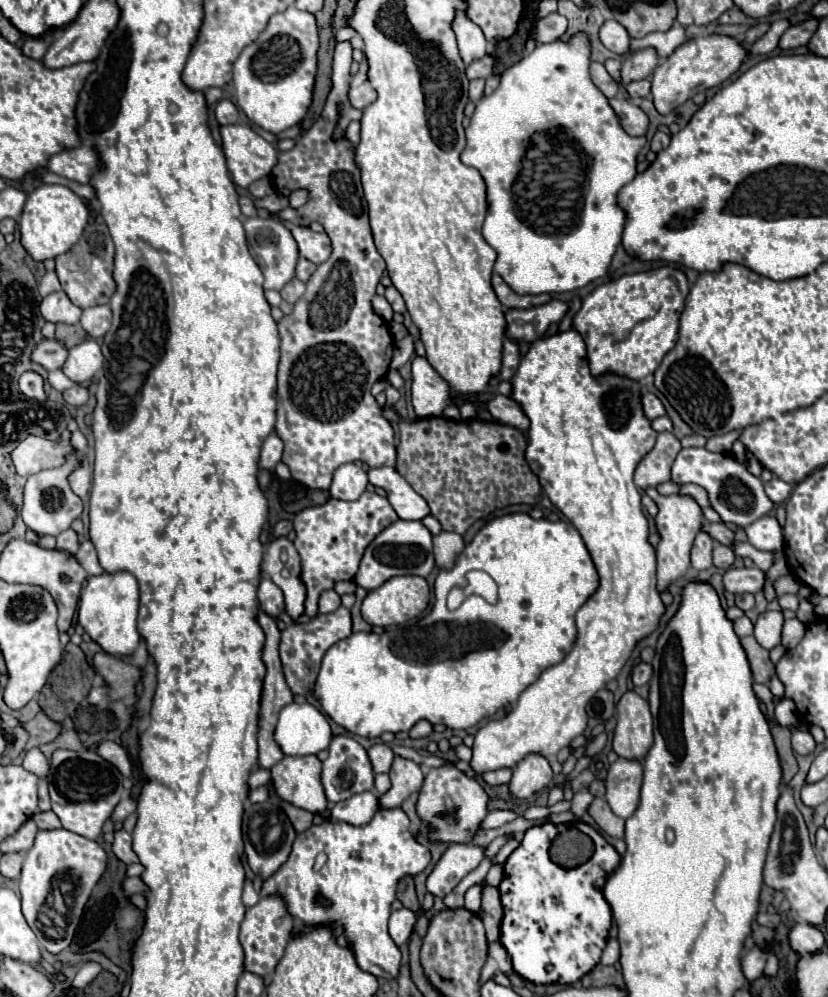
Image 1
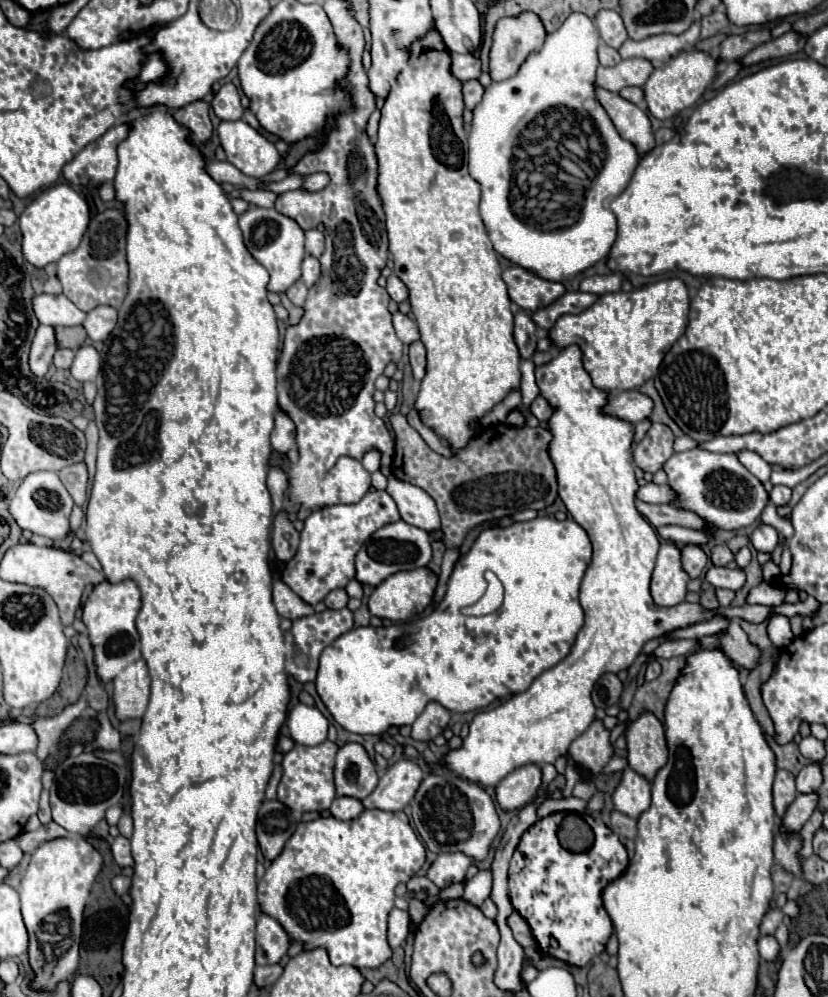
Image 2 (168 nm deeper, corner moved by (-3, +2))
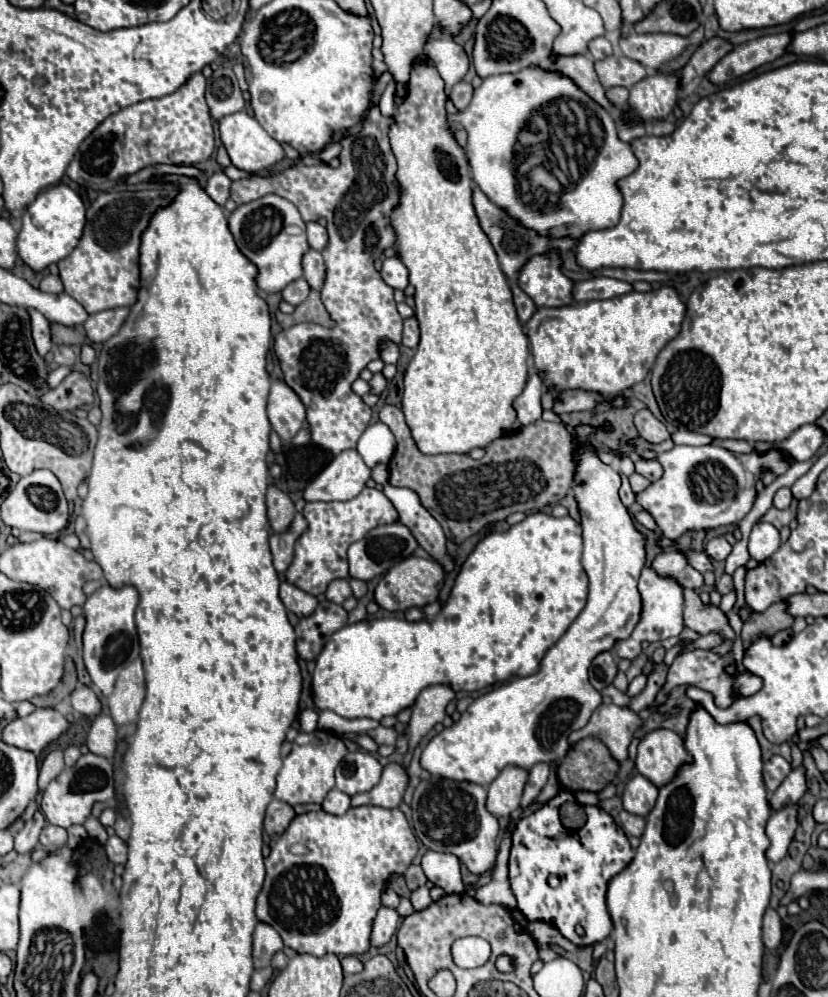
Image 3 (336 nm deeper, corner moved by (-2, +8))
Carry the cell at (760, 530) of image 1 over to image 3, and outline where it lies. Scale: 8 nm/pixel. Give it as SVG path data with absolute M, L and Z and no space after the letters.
M756 523L752 533L750 533L750 541L748 541L748 551L750 557L756 561L764 561L770 555L774 555L780 547L780 535L778 529L772 523Z

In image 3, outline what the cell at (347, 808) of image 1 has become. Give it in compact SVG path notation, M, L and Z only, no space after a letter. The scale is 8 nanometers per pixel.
M332 789L326 797L326 801L322 803L322 809L332 815L344 815L350 809L350 797L338 789Z

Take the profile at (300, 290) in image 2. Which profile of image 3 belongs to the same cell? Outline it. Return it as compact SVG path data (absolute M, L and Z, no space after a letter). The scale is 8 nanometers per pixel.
M296 279L296 281L292 281L290 285L284 287L282 297L284 297L288 303L298 305L298 303L302 303L302 301L308 297L308 291L310 291L310 285L306 283L306 279Z

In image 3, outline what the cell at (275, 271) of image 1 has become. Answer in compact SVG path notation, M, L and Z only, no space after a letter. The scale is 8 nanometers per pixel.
M264 195L258 201L238 205L228 219L238 249L258 267L256 283L266 293L278 293L288 283L302 277L302 255L310 249L306 241L306 223L298 209L280 195Z

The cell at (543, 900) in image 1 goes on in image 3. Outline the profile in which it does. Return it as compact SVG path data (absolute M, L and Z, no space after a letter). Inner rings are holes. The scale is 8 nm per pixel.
M554 797L542 809L518 821L512 833L512 851L510 851L510 885L518 901L518 909L528 921L546 921L552 923L568 941L576 947L588 947L602 939L606 939L612 931L612 921L606 909L606 887L612 875L620 873L634 858L635 850L630 847L628 837L616 825L616 821L602 811L599 806L584 807L587 815L586 823L578 831L570 831L562 827L558 809L564 799ZM580 835L580 837L578 837ZM576 925L582 925L584 935L576 933Z

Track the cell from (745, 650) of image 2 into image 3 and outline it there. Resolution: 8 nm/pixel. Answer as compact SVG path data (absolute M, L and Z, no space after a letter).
M692 589L684 591L684 623L698 635L710 635L716 633L724 641L734 639L736 633L728 623L726 613L722 613L718 607L706 607L698 593Z

